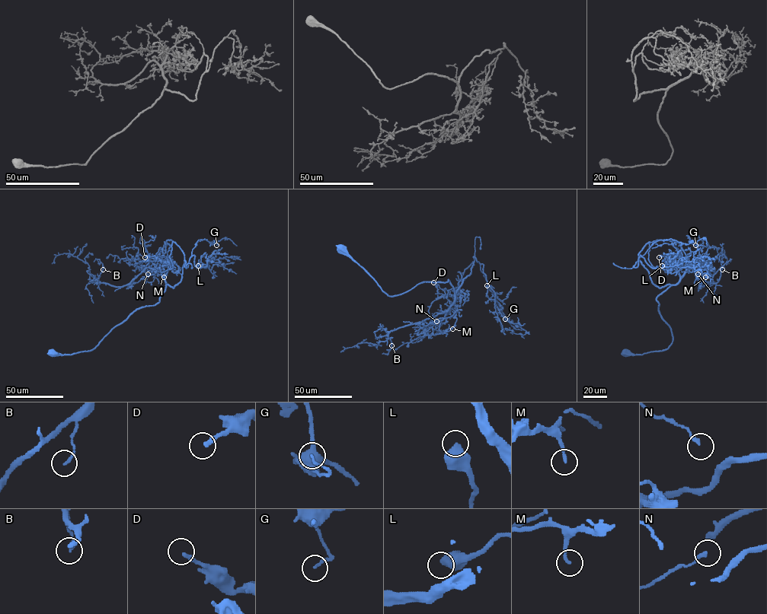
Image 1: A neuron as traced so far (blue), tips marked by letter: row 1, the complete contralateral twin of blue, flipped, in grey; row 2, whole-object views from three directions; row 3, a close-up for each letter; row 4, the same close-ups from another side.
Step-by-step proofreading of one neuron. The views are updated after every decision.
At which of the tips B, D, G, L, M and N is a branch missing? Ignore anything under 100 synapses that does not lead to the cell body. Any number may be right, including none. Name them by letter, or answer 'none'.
none

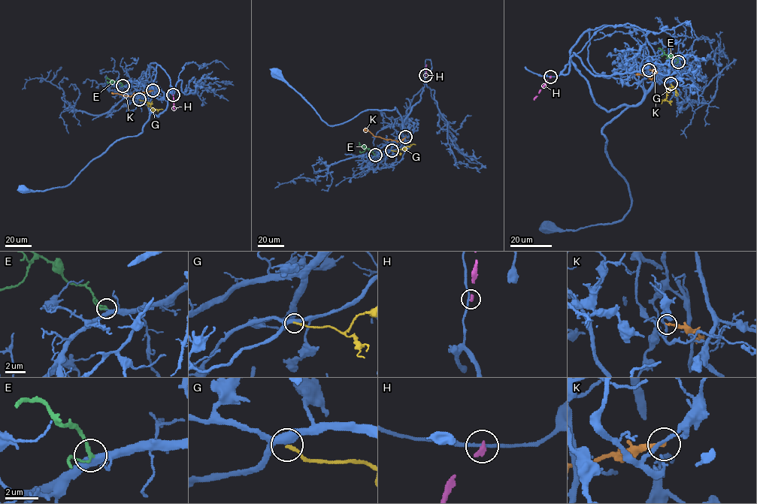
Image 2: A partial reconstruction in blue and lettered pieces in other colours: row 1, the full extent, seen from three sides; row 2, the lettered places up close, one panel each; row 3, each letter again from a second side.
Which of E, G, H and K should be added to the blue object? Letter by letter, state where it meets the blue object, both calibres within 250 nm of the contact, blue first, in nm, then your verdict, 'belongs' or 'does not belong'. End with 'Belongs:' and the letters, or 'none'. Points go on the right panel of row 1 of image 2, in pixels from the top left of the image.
E: (678, 61) | 380/180 nm | belongs
G: (670, 83) | 440/190 nm | does not belong
H: (550, 76) | 180/300 nm | does not belong
K: (649, 70) | 200/200 nm | does not belong
Belongs: E

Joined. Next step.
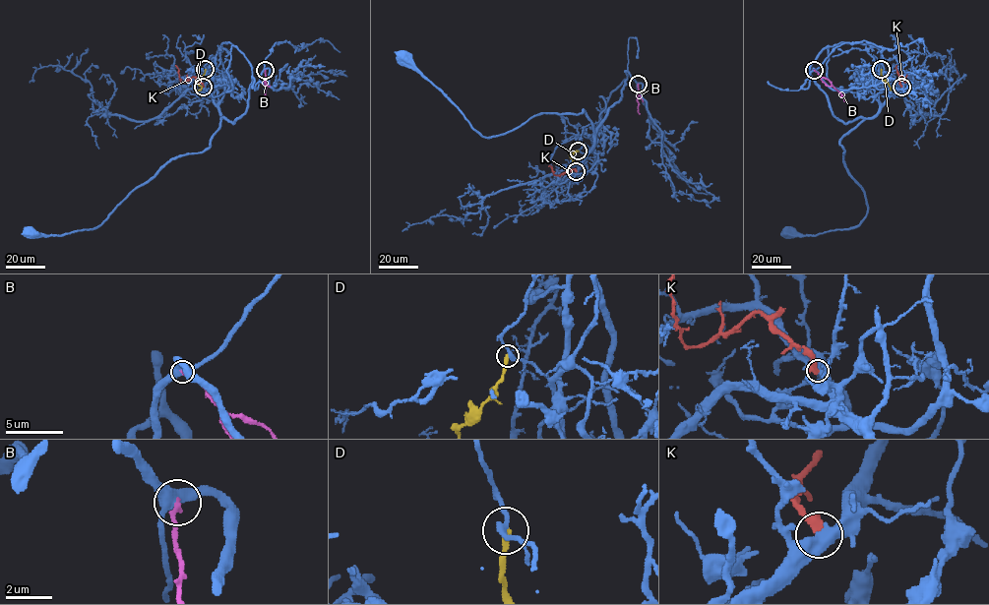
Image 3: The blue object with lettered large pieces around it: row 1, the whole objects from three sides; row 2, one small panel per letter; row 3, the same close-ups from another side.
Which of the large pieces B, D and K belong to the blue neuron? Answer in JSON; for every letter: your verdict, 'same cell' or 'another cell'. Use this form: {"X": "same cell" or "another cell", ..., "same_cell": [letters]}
{"B": "another cell", "D": "another cell", "K": "another cell", "same_cell": []}

